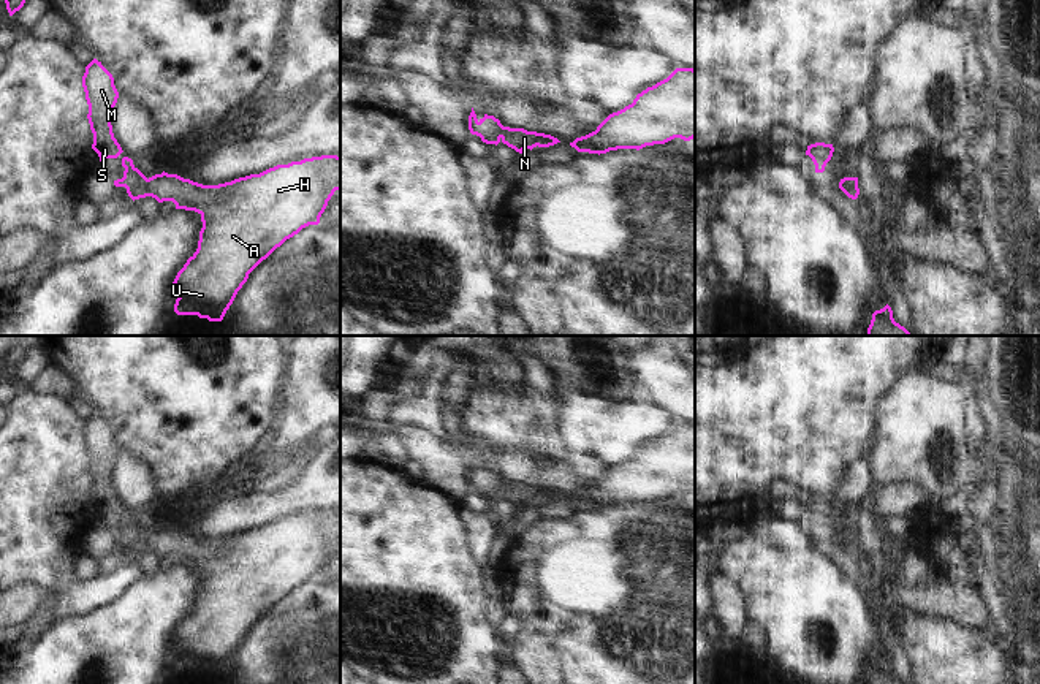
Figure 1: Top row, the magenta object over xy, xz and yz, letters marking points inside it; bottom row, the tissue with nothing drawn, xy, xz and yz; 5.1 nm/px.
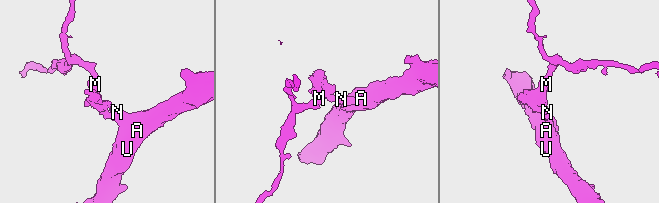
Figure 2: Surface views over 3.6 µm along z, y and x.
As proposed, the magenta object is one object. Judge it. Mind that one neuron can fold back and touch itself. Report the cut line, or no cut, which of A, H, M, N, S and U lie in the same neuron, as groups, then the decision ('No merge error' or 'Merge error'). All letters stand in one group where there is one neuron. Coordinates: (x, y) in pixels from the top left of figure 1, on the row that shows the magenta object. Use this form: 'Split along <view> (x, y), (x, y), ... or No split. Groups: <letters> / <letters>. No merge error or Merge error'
No split. Groups: A H M N S U. No merge error

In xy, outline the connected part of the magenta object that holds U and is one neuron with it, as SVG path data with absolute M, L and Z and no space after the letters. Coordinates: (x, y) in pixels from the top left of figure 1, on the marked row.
M321 155L277 165L260 174L250 174L218 185L203 185L177 174L146 177L128 157L122 158L123 177L114 180L125 187L135 201L152 196L158 203L173 201L176 209L195 211L203 228L196 252L177 272L173 290L179 293L174 304L177 315L198 315L222 321L249 274L287 239L309 225L318 225L328 201L340 190L340 157Z

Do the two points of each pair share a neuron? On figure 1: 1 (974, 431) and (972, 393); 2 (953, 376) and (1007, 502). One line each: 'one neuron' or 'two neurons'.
1: one neuron
2: two neurons

